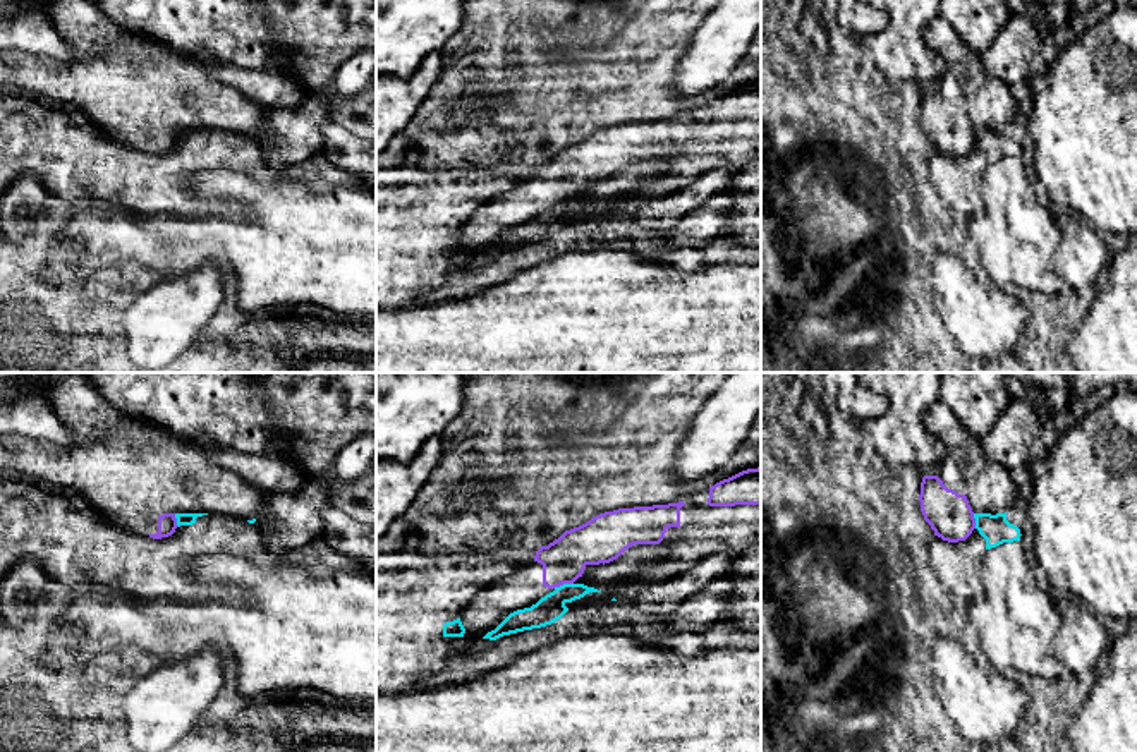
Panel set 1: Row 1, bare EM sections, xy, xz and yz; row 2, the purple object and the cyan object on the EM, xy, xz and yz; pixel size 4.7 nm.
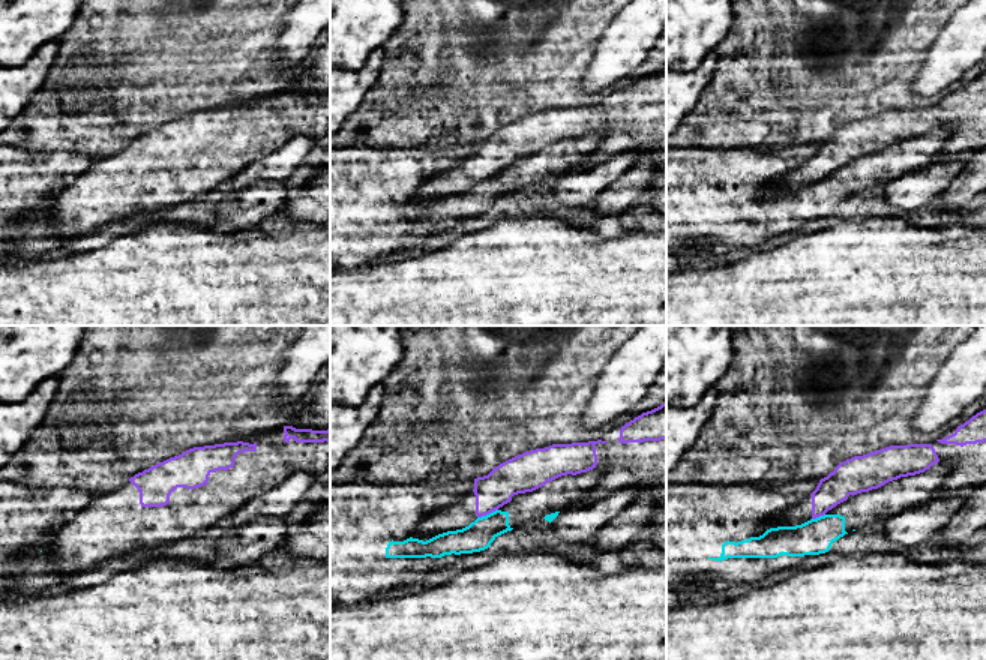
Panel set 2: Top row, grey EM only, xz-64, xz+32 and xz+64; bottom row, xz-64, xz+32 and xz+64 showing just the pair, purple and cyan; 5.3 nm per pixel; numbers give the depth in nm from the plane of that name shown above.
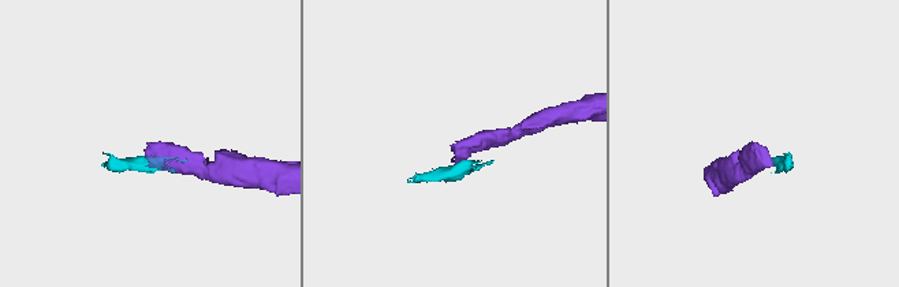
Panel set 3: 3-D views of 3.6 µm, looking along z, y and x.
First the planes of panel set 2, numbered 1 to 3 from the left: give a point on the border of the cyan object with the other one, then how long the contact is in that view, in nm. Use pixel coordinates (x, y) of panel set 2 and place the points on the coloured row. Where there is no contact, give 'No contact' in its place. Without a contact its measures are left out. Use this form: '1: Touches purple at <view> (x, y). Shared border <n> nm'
1: No contact
2: Touches purple at xz+32 (486, 513). Shared border 120 nm
3: Touches purple at xz+64 (818, 516). Shared border 80 nm

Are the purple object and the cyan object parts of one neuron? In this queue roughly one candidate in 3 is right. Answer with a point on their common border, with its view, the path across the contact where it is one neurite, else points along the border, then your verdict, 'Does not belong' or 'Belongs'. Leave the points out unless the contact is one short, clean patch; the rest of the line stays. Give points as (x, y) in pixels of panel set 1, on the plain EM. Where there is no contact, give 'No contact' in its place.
Touches purple at xz (562, 200). Boundary: xz (572, 198), (553, 203). Does not belong

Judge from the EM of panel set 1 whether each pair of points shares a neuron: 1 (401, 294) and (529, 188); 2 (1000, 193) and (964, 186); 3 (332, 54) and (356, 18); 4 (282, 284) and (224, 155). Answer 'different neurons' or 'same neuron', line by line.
1: different neurons
2: different neurons
3: same neuron
4: different neurons

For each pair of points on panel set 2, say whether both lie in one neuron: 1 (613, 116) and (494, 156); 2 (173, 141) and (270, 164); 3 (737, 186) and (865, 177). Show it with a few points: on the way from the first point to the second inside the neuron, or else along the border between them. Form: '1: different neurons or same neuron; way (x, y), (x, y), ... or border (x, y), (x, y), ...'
1: same neuron; way (583, 120), (557, 123), (524, 137)
2: different neurons; border (285, 141), (225, 180)
3: same neuron; way (769, 203), (809, 203), (833, 191)

